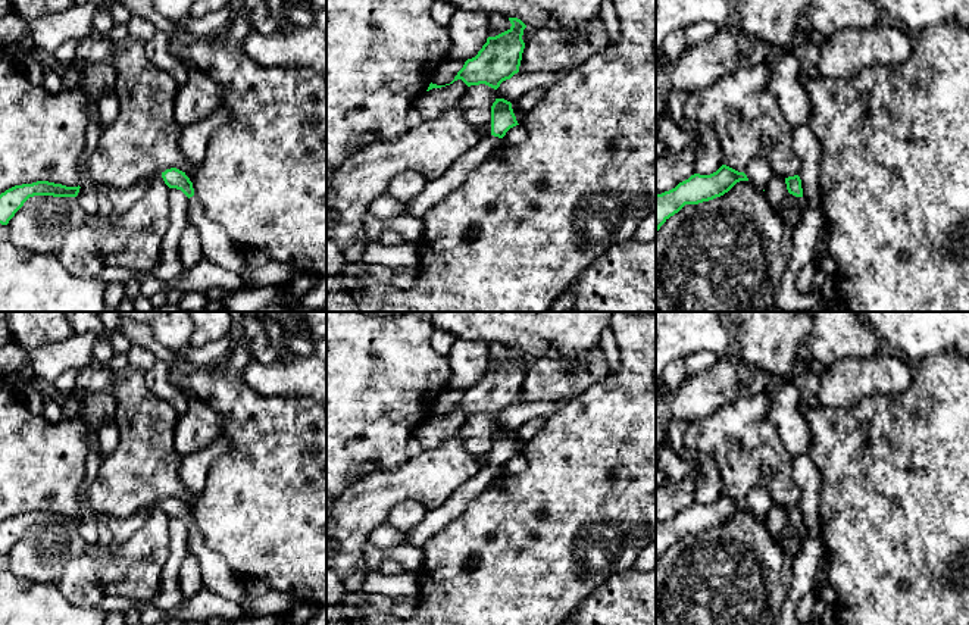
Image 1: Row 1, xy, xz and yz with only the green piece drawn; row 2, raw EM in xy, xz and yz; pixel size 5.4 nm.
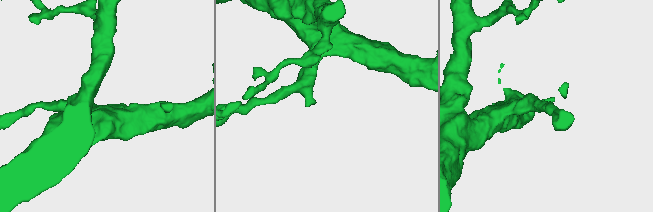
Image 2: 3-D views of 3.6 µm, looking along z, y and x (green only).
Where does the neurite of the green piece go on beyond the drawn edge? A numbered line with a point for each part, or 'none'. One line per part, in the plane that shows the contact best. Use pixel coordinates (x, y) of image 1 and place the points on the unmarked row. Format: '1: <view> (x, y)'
1: xz (435, 519)

